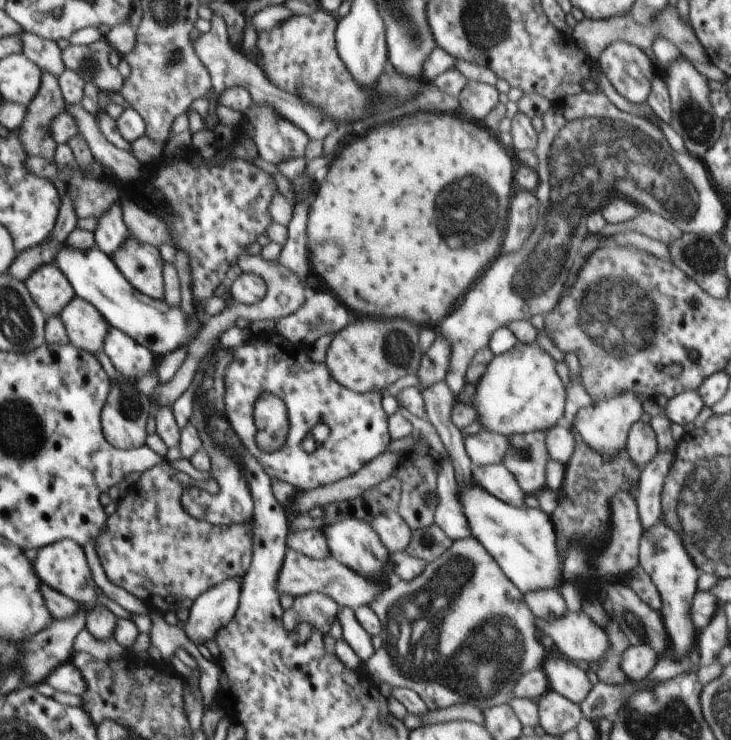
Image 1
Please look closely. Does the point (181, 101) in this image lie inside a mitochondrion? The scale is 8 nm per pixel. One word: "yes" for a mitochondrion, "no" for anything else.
no

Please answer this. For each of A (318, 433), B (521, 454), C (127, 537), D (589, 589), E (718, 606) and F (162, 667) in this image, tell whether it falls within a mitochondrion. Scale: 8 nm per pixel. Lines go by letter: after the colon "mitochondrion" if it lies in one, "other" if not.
A: mitochondrion
B: mitochondrion
C: other
D: other
E: other
F: other

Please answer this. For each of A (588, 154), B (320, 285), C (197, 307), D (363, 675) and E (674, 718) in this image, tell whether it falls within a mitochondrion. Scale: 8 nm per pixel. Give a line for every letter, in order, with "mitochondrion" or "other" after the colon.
A: mitochondrion
B: other
C: other
D: other
E: mitochondrion

